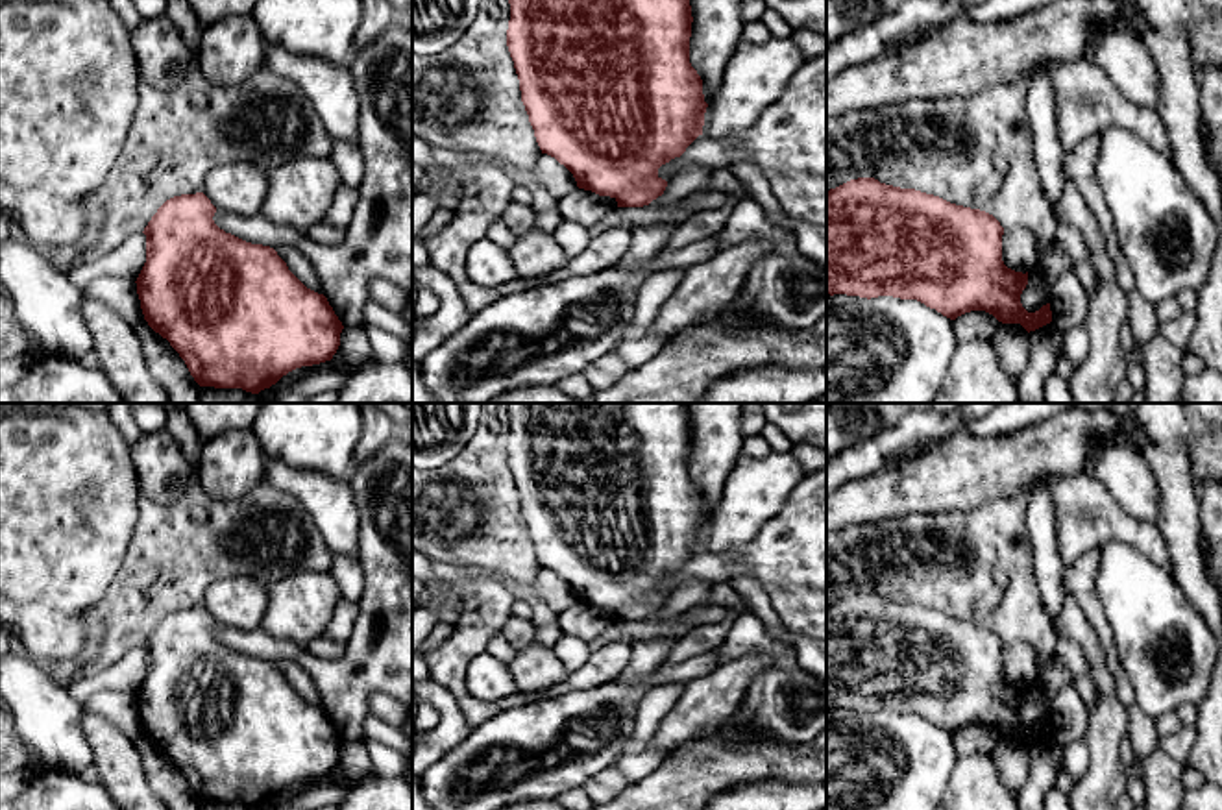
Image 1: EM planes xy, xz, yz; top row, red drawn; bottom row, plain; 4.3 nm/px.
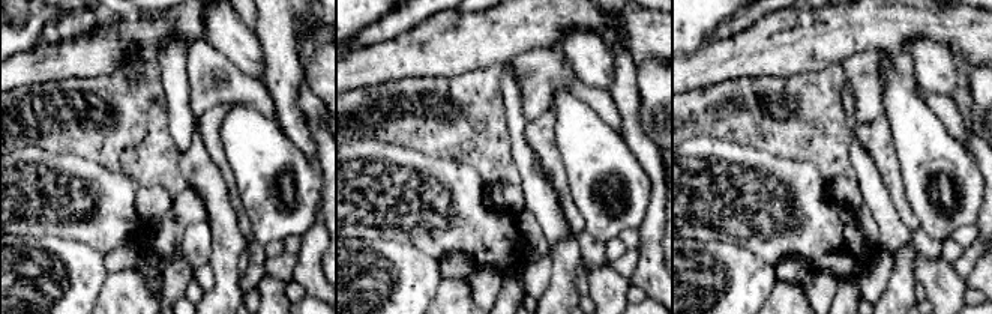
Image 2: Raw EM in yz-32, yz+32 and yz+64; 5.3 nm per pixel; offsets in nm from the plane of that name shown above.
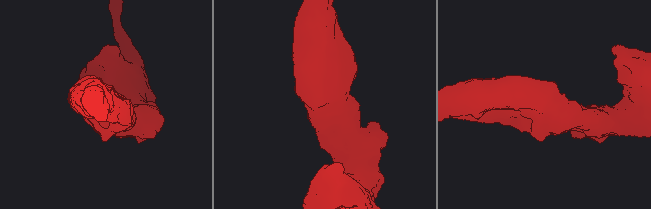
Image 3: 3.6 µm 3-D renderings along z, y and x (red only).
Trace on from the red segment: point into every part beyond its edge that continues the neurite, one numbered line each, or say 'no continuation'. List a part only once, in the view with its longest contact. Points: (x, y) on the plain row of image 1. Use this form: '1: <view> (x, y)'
no continuation

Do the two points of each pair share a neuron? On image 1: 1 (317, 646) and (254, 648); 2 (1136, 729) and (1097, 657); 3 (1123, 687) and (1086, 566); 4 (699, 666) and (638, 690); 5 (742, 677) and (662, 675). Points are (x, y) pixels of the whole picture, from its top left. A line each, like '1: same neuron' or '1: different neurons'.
1: different neurons
2: different neurons
3: same neuron
4: same neuron
5: different neurons

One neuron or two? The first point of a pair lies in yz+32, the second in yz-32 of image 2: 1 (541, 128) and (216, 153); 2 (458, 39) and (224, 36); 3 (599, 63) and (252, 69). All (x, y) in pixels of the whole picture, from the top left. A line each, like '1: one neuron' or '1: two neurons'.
1: one neuron
2: two neurons
3: one neuron

